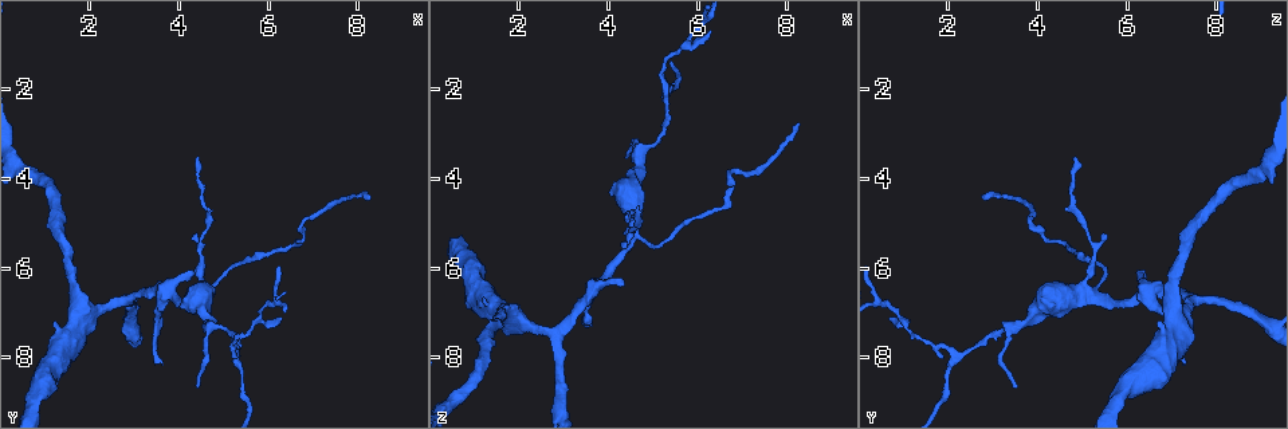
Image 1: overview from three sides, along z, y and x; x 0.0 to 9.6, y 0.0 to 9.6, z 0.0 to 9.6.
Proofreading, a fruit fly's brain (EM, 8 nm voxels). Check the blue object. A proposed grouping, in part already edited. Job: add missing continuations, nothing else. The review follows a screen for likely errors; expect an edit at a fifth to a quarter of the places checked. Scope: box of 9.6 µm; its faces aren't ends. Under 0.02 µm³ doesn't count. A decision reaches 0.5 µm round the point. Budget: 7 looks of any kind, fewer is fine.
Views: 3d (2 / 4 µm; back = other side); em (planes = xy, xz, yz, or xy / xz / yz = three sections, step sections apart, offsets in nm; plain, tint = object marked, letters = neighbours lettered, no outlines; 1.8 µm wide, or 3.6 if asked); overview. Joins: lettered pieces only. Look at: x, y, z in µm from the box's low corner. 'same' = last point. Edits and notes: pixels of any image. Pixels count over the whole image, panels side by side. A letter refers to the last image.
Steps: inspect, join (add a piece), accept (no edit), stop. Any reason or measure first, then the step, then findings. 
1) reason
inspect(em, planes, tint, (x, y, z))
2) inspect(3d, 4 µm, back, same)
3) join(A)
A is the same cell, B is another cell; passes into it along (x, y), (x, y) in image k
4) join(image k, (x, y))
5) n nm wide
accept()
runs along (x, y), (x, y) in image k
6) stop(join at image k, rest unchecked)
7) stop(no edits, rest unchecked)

thick turns thin
inspect(3d, 4 µm, (4.55, 7.00, 3.95))

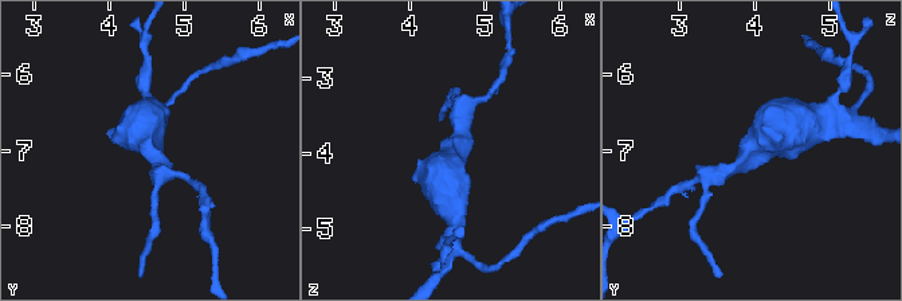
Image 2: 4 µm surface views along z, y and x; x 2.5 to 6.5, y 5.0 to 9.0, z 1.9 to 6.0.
arms of 190, 650 nm
inspect(em, 3.6 µm, planes, letters, (4.60, 7.05, 3.90))

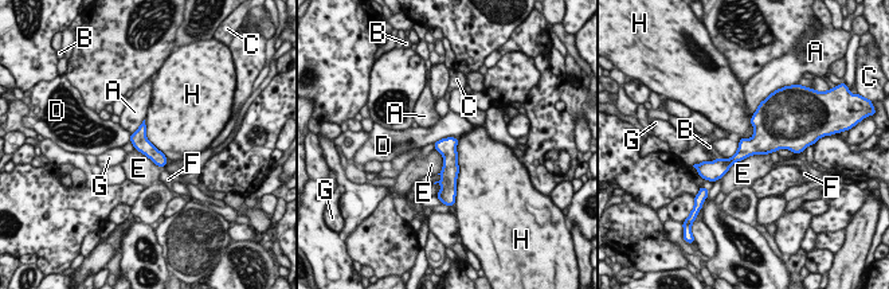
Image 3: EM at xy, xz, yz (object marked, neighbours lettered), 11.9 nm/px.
join(image 3, (709, 147))
B is the same cell, A, C, D, E, F, G and H are other cells; passes into it along (711, 171), (719, 157), (709, 147) in image 3; it goes on there

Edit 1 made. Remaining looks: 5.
free end
inspect(em, planes, tint, (4.40, 3.50, 4.85))

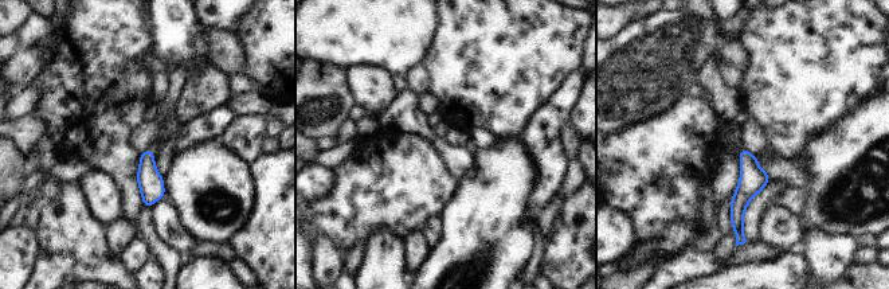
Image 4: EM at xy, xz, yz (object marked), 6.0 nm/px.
inspect(em, planes, letters, same)

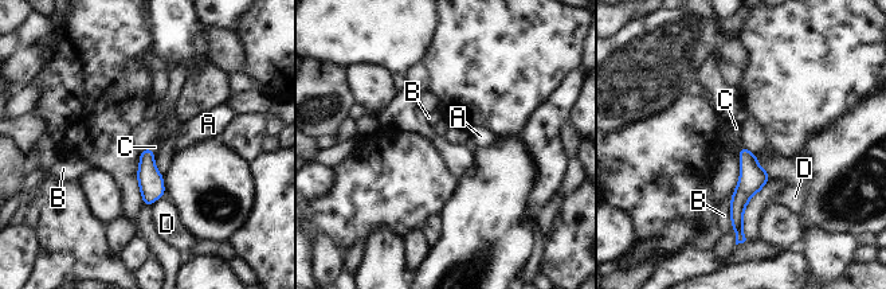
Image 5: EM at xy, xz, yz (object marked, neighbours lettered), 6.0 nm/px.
join(image 5, (736, 128))
C is the same cell, A, B and D are other cells; passes into it along (752, 178), (741, 147), (736, 128) in image 5; it goes on there

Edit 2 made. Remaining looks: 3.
inspect(overview)

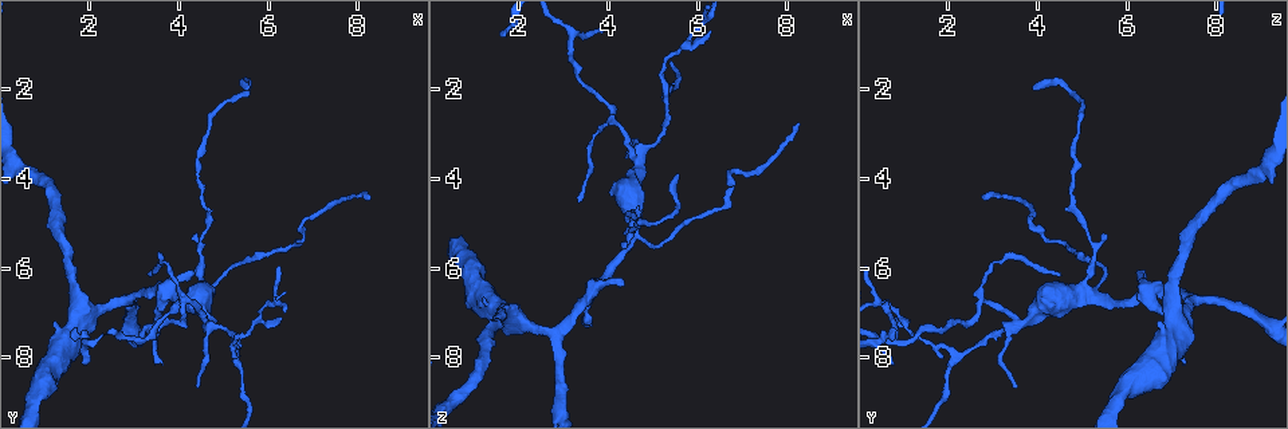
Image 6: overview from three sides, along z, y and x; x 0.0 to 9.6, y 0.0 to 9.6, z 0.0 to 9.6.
branch stops here
inspect(3d, 2 µm, (4.35, 6.10, 6.40))

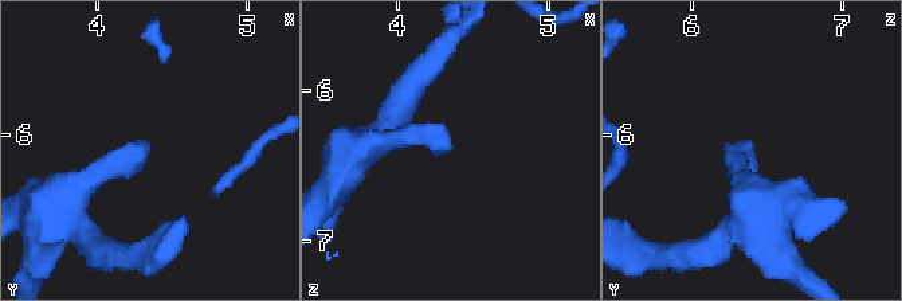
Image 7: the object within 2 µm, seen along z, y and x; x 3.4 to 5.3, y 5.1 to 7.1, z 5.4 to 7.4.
inspect(em, planes, letters, (4.34, 6.08, 6.40))

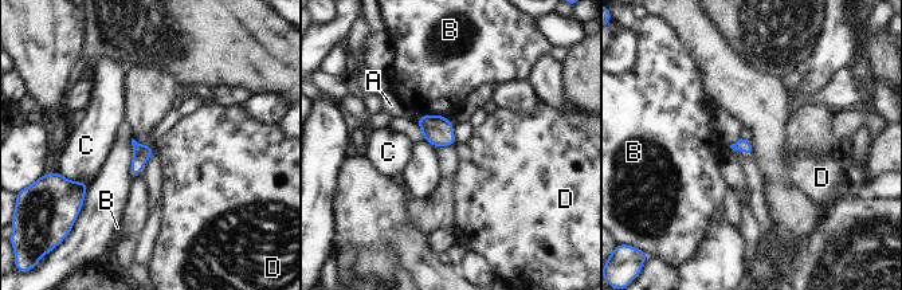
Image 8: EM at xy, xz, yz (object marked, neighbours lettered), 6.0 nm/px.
accept()
A, B, C and D are other cells; border along (152, 145), (155, 152) in image 8; none of them fits

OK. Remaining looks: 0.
stop(join at image 3, join at image 5, rest unchecked)

